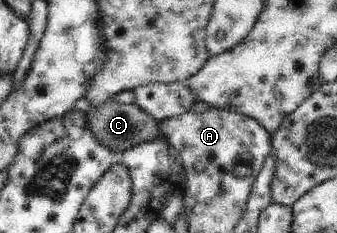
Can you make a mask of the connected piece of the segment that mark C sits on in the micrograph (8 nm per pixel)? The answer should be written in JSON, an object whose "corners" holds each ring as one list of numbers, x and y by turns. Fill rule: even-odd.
{"corners":[[108,101,99,107,93,107,85,116,88,127,94,132,97,140,117,152,126,151,142,142,163,138,155,118,136,104,123,105]]}

